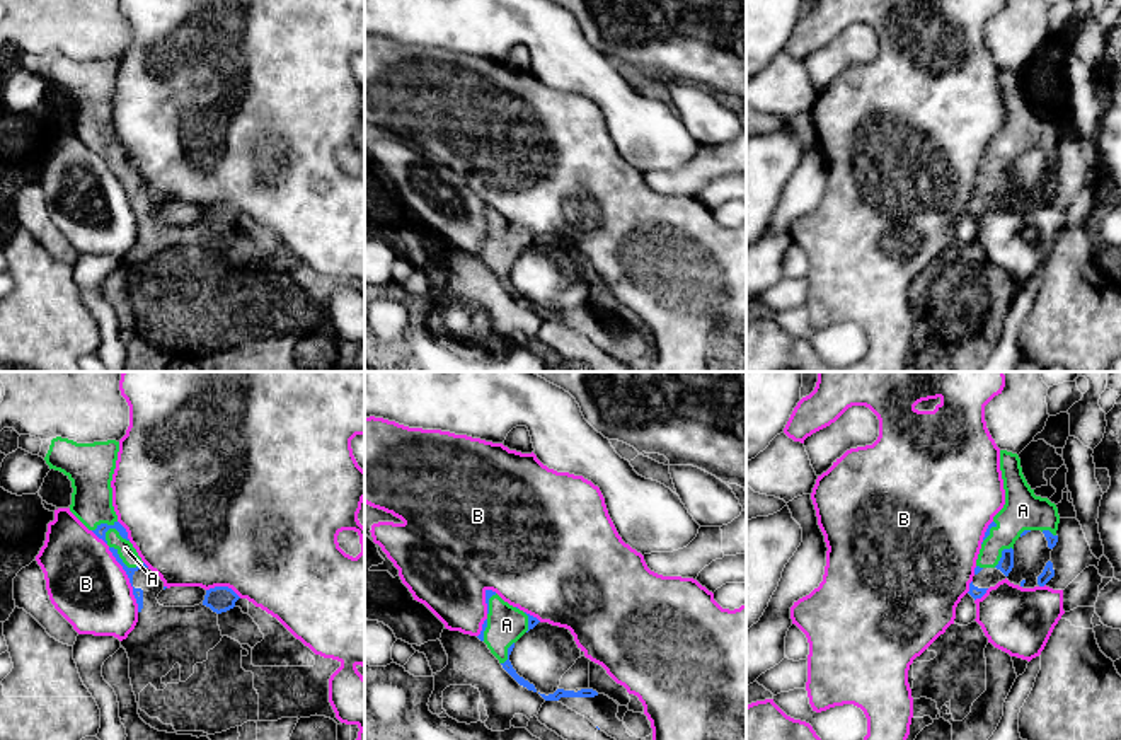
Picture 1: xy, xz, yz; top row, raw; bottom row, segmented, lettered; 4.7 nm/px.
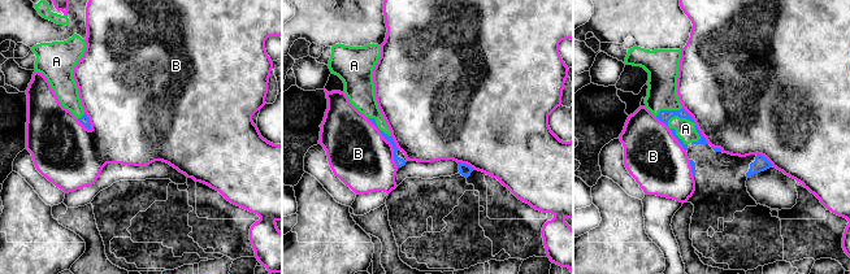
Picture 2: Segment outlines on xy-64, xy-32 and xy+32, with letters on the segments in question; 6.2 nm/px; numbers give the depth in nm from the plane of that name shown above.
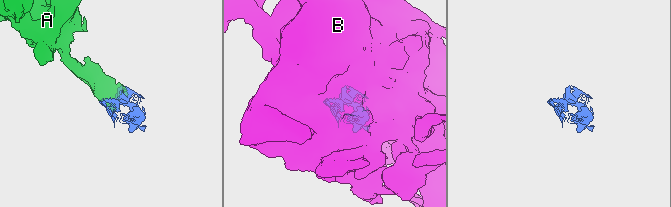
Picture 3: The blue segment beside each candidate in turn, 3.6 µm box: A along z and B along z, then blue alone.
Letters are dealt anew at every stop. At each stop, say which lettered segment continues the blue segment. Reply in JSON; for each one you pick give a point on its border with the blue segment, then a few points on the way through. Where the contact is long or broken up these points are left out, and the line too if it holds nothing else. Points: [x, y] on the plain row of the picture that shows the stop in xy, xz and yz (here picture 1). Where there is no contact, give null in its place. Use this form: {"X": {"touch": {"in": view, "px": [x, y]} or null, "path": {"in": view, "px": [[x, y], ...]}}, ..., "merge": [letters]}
{"A": {"touch": {"in": "xy", "px": [111, 144]}}, "merge": ["A"]}

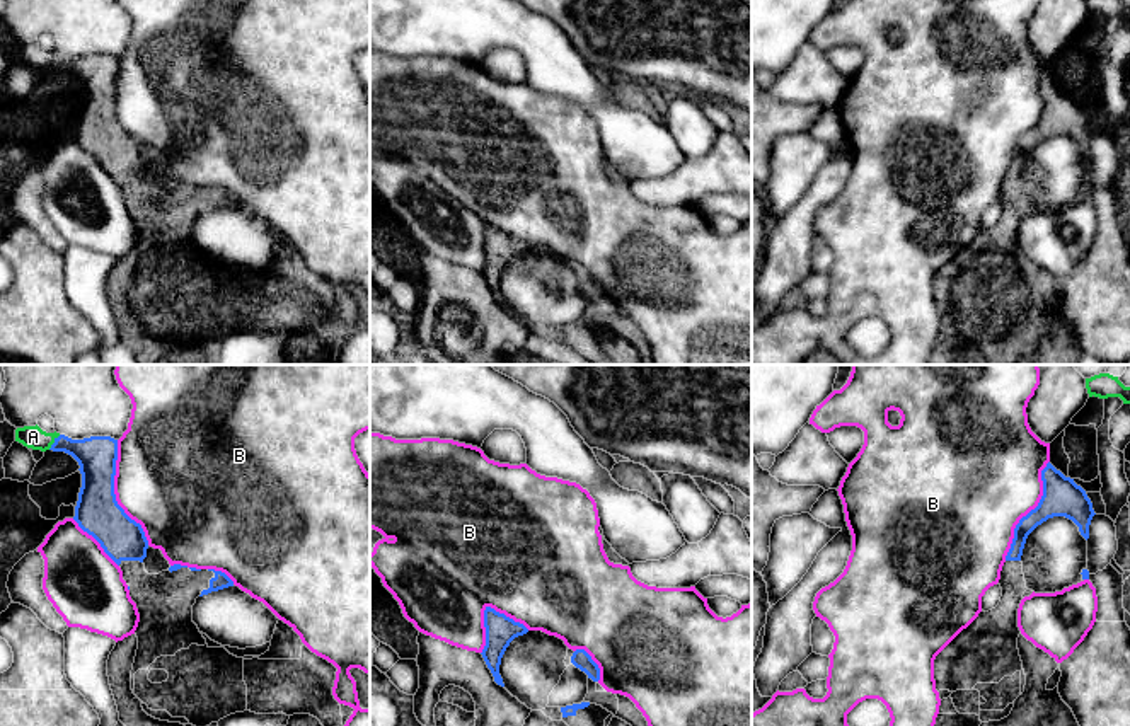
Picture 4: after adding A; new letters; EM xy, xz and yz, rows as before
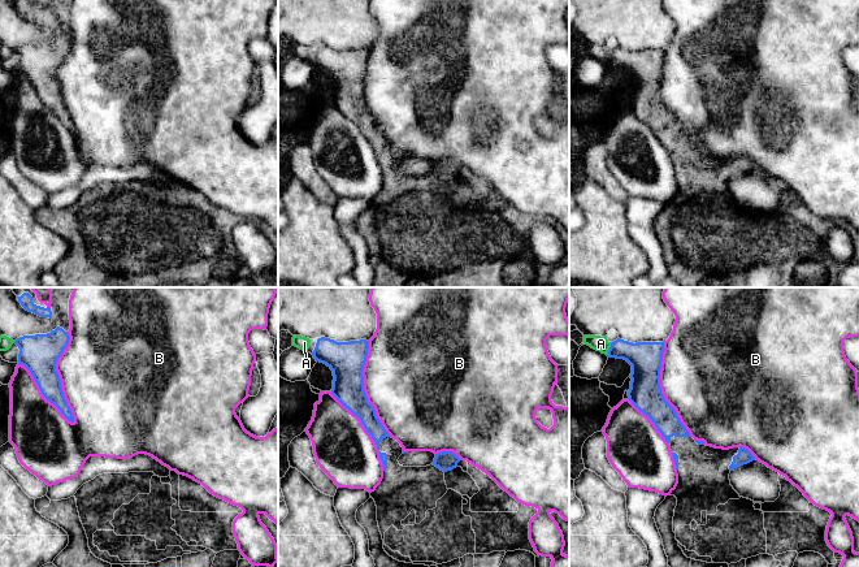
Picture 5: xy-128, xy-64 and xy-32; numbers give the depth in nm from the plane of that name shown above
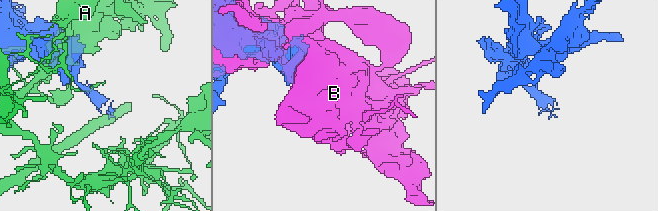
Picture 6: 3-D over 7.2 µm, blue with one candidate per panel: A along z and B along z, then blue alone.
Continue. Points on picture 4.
{"merge": []}

